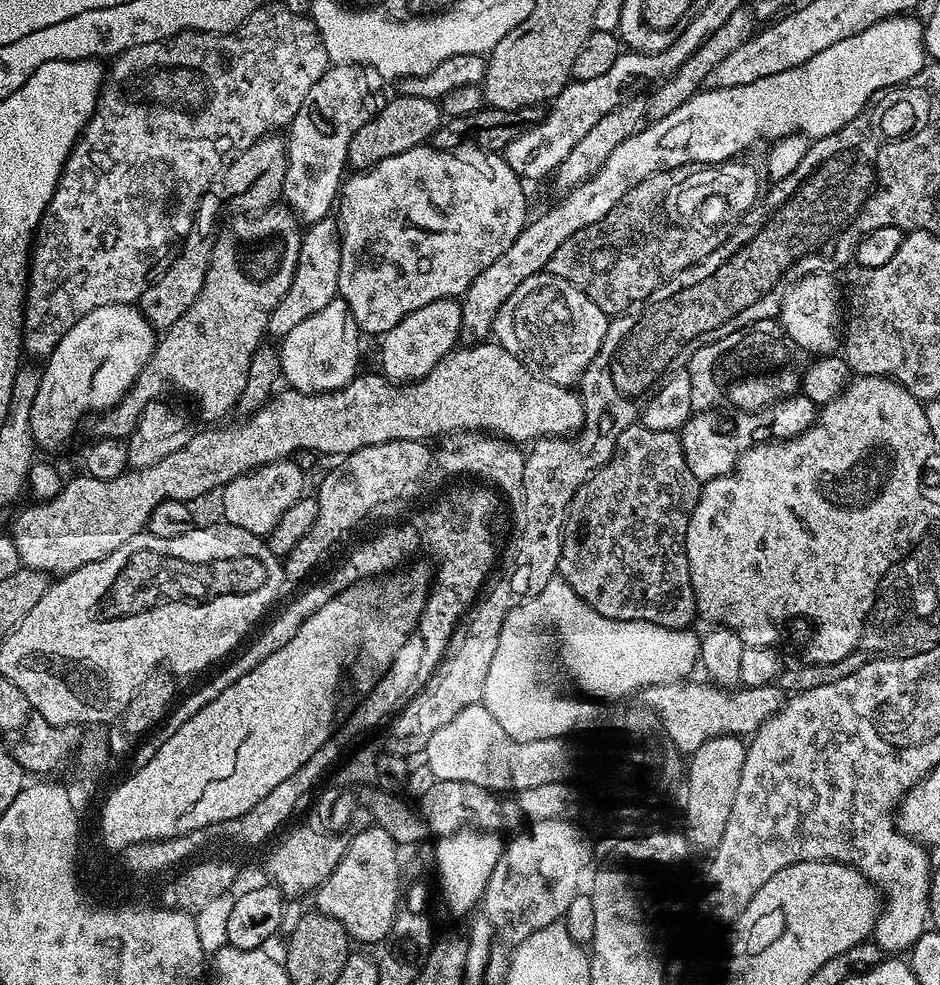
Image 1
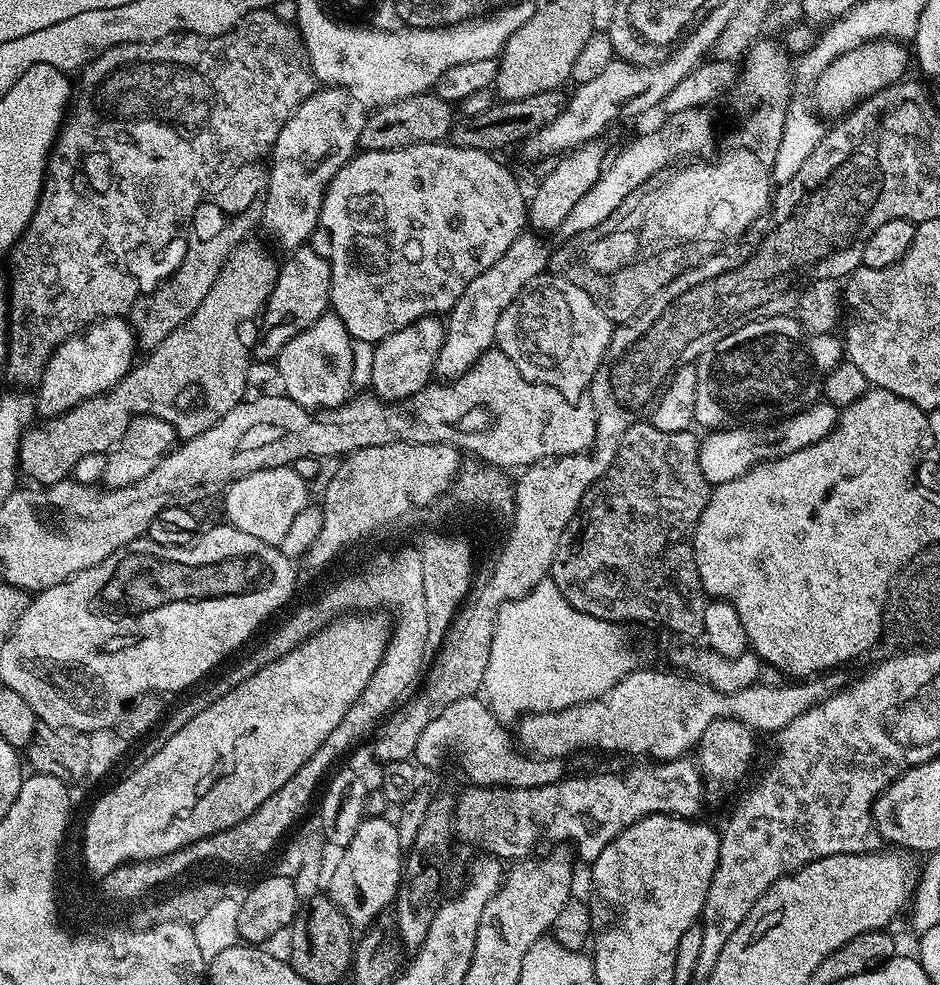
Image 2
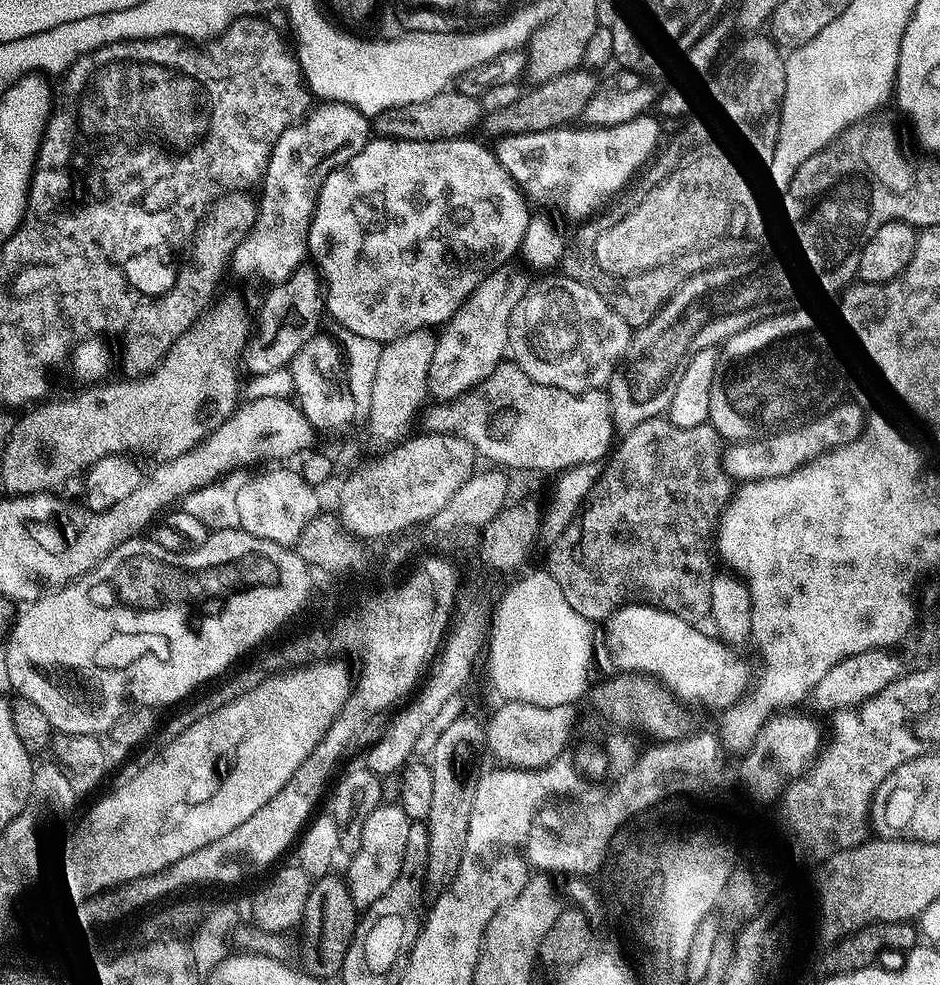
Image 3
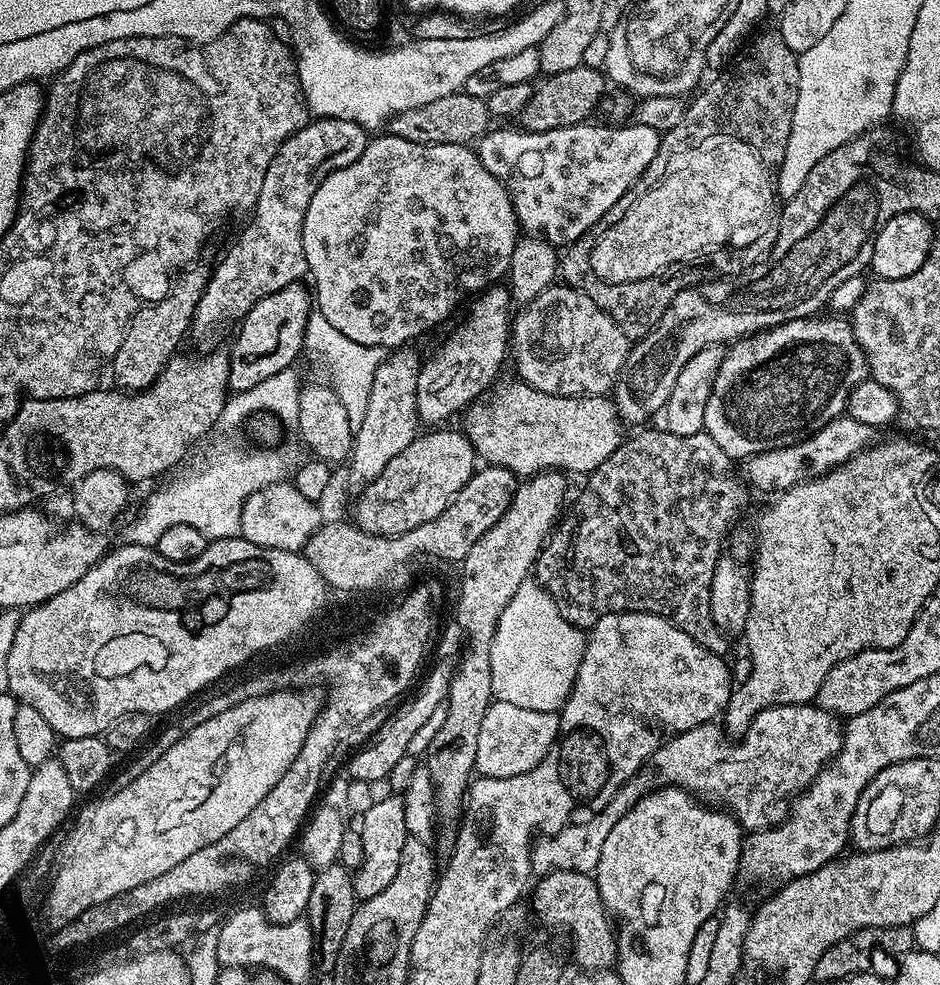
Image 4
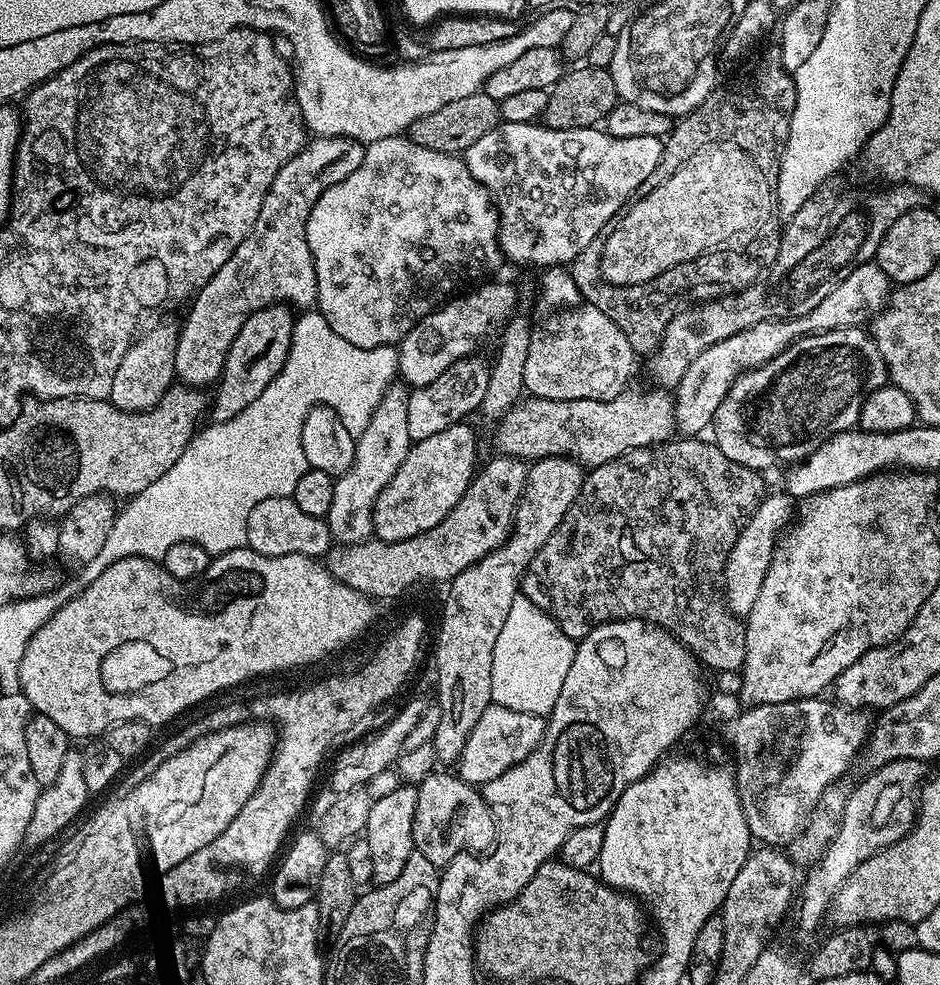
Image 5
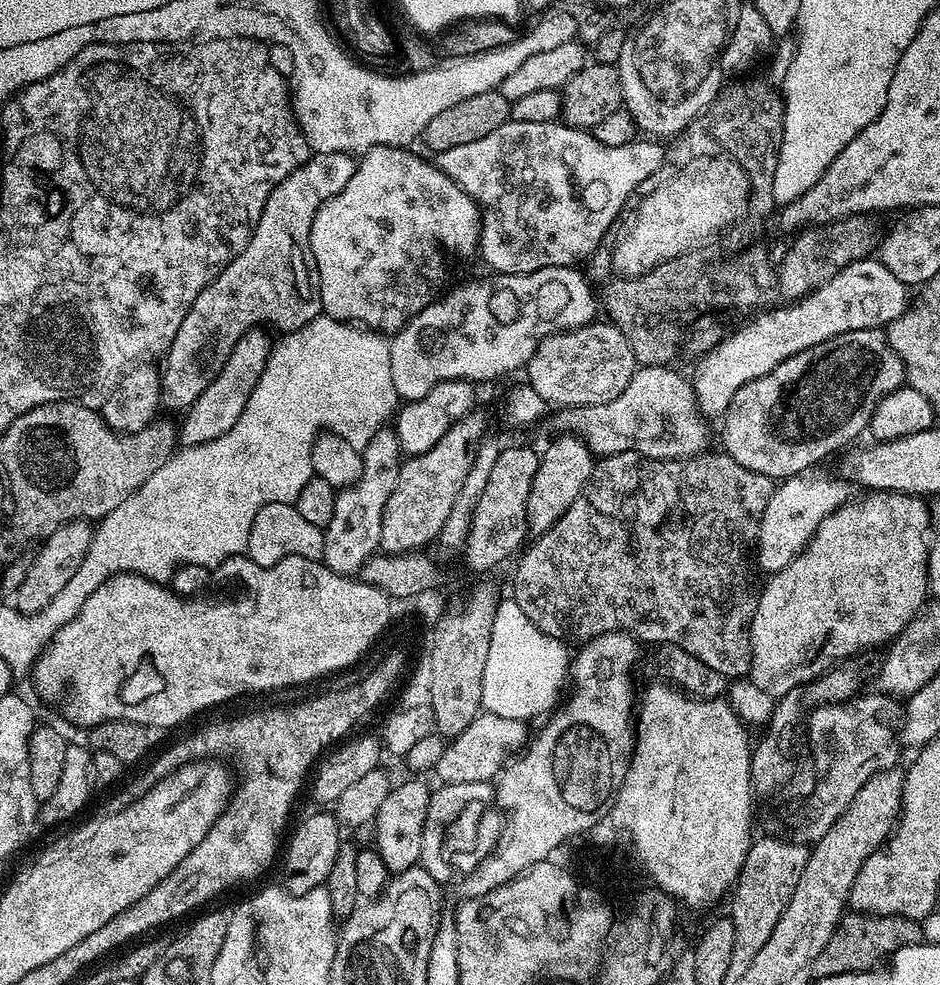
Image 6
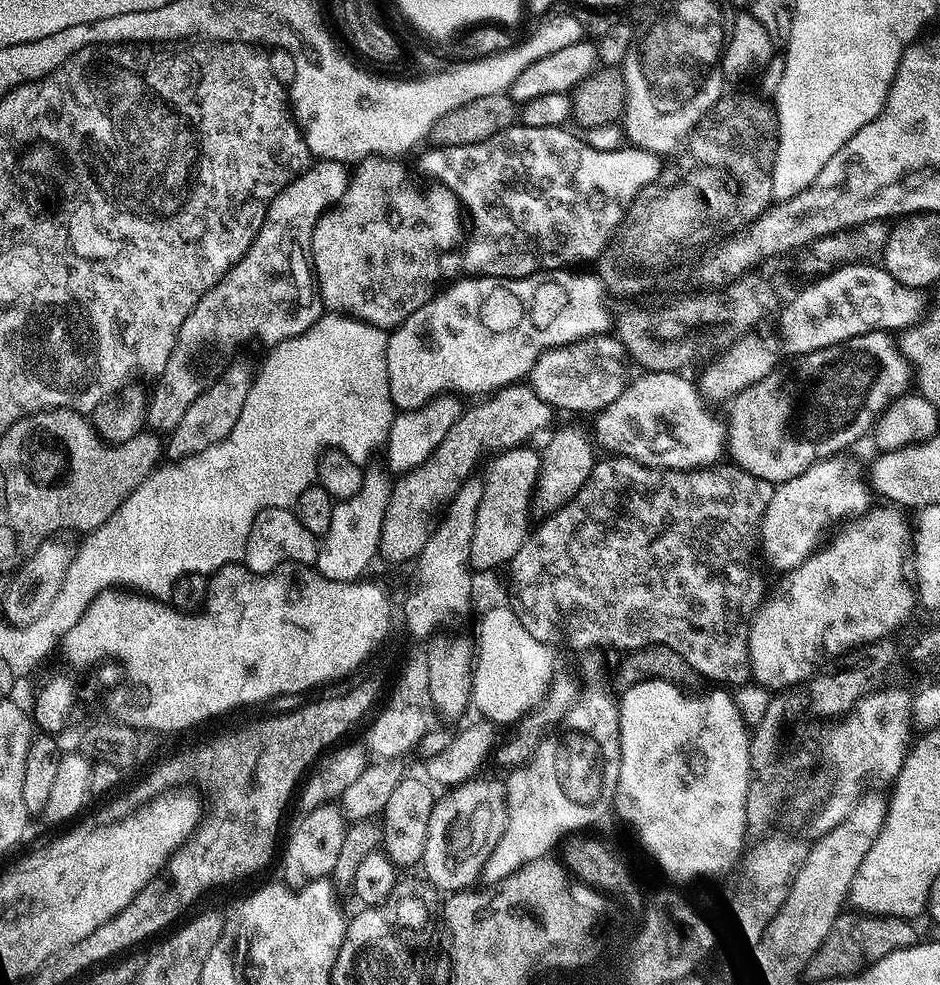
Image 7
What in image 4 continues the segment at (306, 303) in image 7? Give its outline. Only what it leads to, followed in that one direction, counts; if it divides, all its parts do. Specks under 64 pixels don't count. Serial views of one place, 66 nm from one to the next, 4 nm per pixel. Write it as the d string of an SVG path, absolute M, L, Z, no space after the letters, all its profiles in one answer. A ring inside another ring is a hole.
M316 118L299 128L280 148L266 172L266 182L254 209L256 220L240 236L240 241L225 254L208 280L200 301L194 304L191 331L200 336L216 332L227 320L239 322L259 300L303 281L309 275L302 250L302 226L314 190L334 170L350 166L366 150L369 133L353 120Z

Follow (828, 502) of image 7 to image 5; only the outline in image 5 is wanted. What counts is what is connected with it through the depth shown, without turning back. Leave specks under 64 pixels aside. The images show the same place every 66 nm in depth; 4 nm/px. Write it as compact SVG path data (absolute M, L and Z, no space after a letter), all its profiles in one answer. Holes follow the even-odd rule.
M785 493L767 495L747 520L746 526L739 532L738 541L726 558L726 566L722 577L722 595L728 609L741 618L747 618L750 610L754 610L754 602L762 591L762 578L766 578L766 570L770 570L772 555L776 553L776 545L789 525L794 514L794 504ZM789 518L789 520L788 520Z

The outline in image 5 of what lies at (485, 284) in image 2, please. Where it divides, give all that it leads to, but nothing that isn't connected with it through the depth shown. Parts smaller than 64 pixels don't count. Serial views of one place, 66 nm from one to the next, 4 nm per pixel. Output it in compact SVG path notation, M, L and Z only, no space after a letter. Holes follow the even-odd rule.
M473 354L464 360L456 360L442 374L438 374L434 382L409 391L406 423L413 442L430 438L430 434L438 434L446 430L446 426L467 421L468 415L479 409L482 398L486 398L489 365L483 364L478 357Z

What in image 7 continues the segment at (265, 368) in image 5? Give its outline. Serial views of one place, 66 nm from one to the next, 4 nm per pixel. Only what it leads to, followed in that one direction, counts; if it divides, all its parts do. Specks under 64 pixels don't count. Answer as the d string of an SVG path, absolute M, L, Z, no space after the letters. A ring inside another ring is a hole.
M239 362L230 364L228 369L205 392L198 394L198 398L194 398L194 402L190 402L190 410L186 410L186 414L182 414L182 422L178 422L178 426L174 426L174 430L167 433L167 459L169 461L184 460L187 456L193 456L206 450L206 446L214 446L214 442L222 442L222 438L226 438L226 434L230 434L230 430L234 430L234 422L238 422L238 414L242 414L242 405L246 403L246 394L250 394L253 379L254 372L251 367L248 369L246 365L239 364Z

